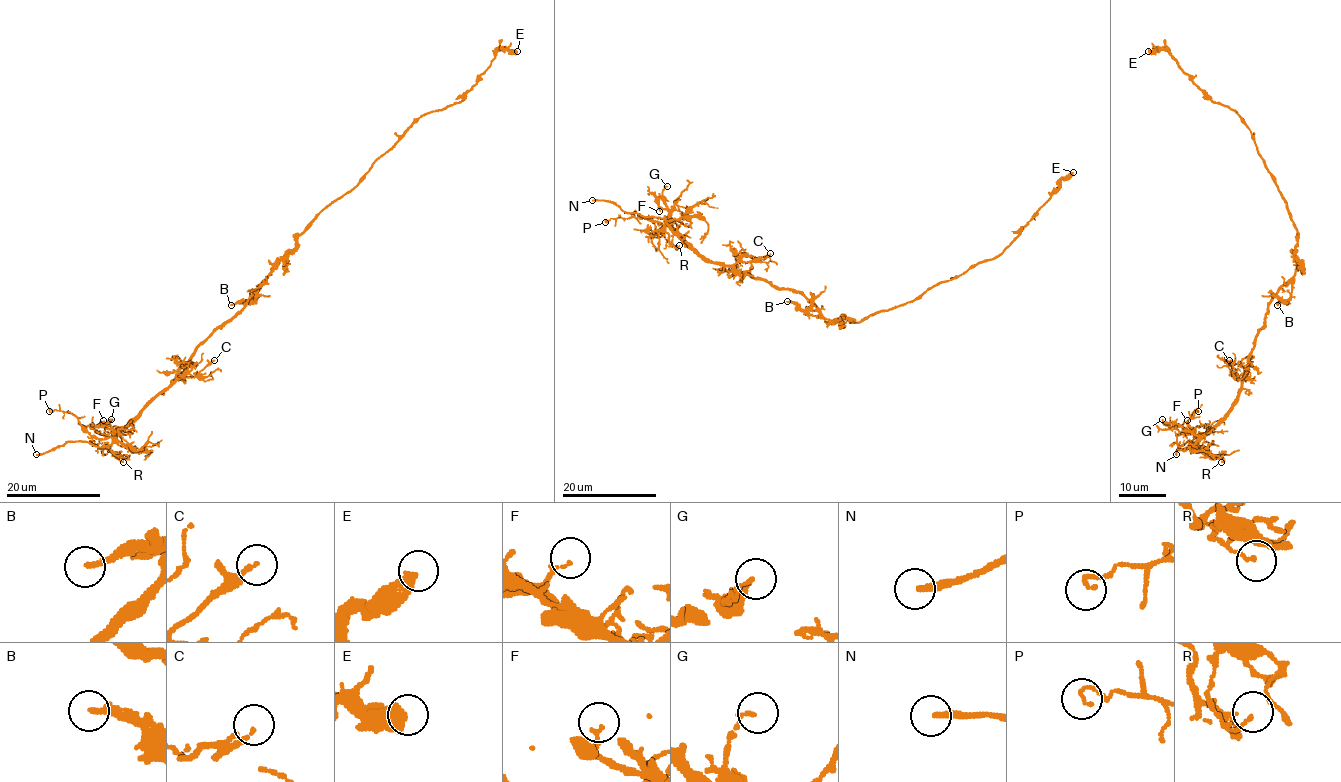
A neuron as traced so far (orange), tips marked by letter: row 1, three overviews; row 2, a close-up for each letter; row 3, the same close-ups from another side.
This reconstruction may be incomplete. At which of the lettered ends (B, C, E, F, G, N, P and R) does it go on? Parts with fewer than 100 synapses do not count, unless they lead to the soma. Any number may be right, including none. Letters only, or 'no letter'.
N

